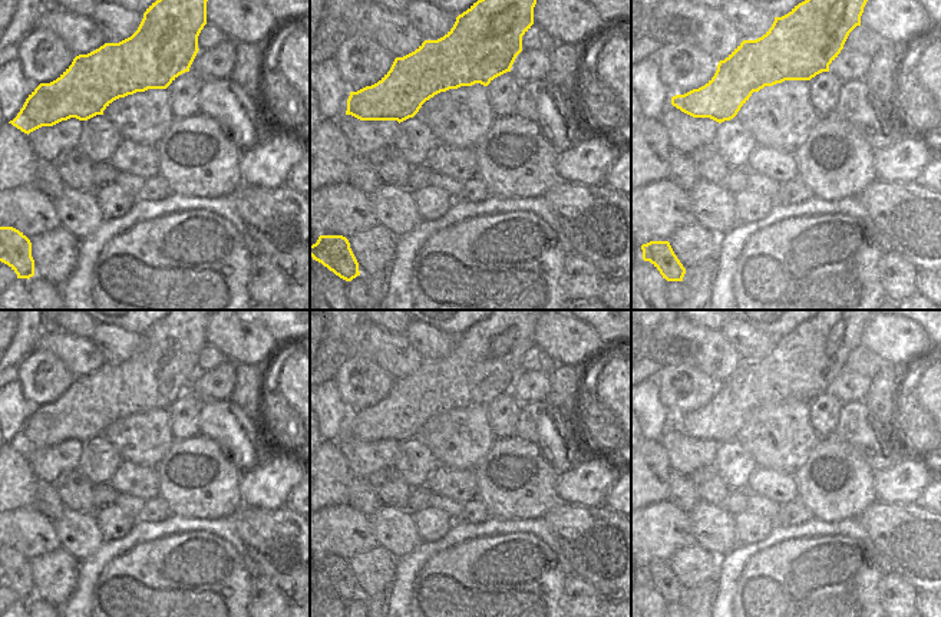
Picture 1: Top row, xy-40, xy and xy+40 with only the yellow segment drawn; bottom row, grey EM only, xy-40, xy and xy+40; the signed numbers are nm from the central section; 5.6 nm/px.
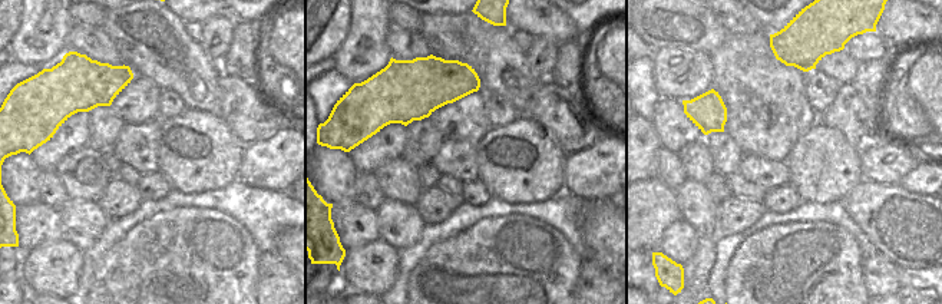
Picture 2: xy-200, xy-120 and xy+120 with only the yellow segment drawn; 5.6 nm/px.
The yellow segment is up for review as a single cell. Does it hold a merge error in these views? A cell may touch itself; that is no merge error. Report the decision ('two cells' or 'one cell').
one cell

